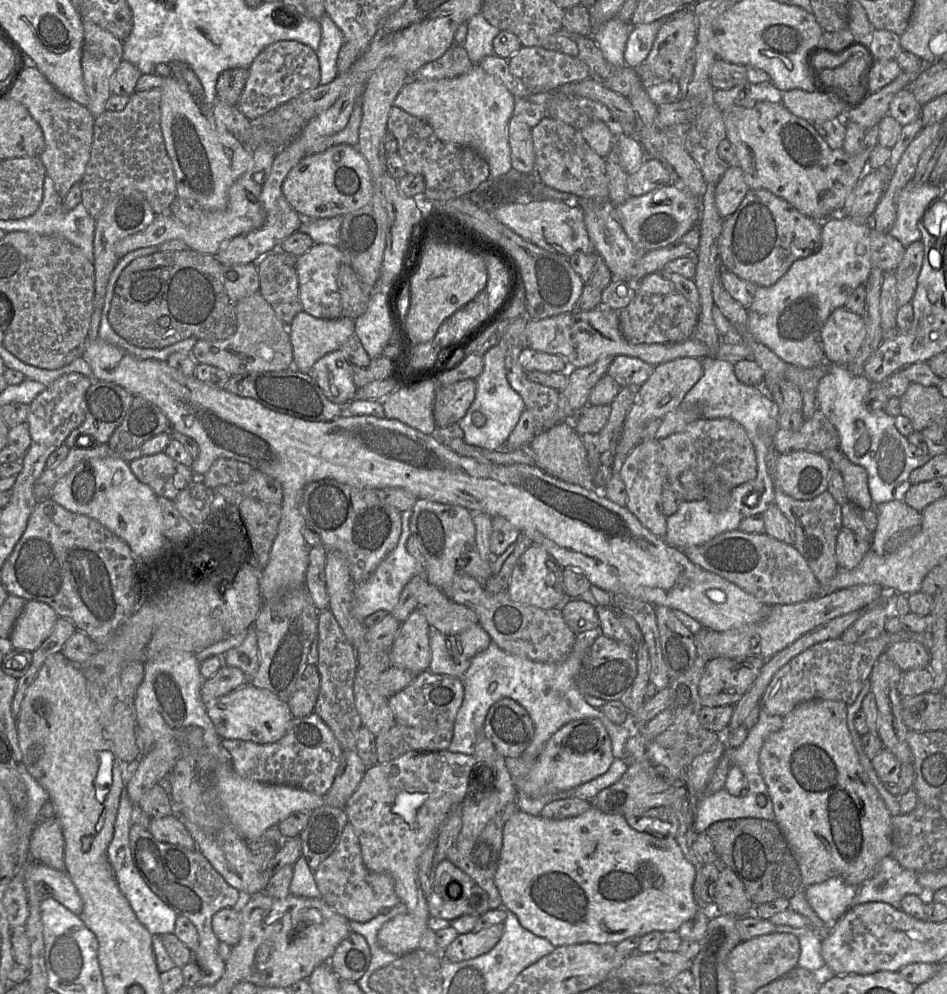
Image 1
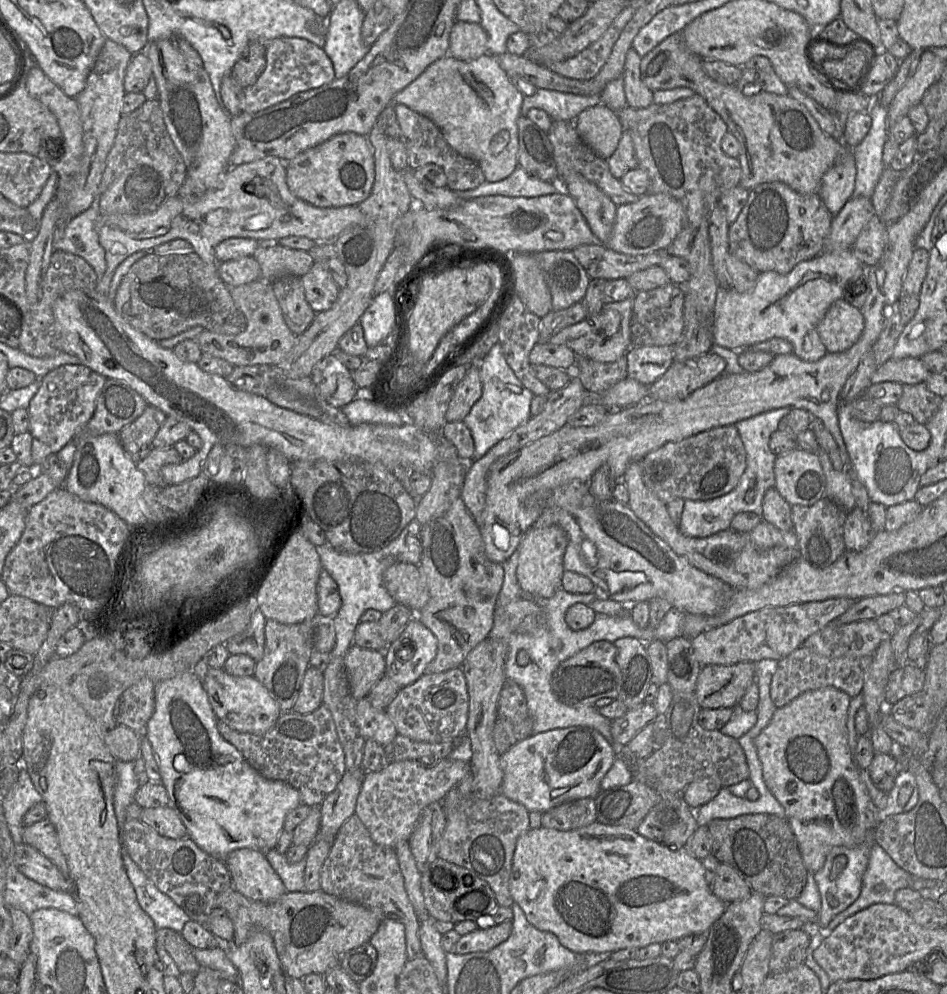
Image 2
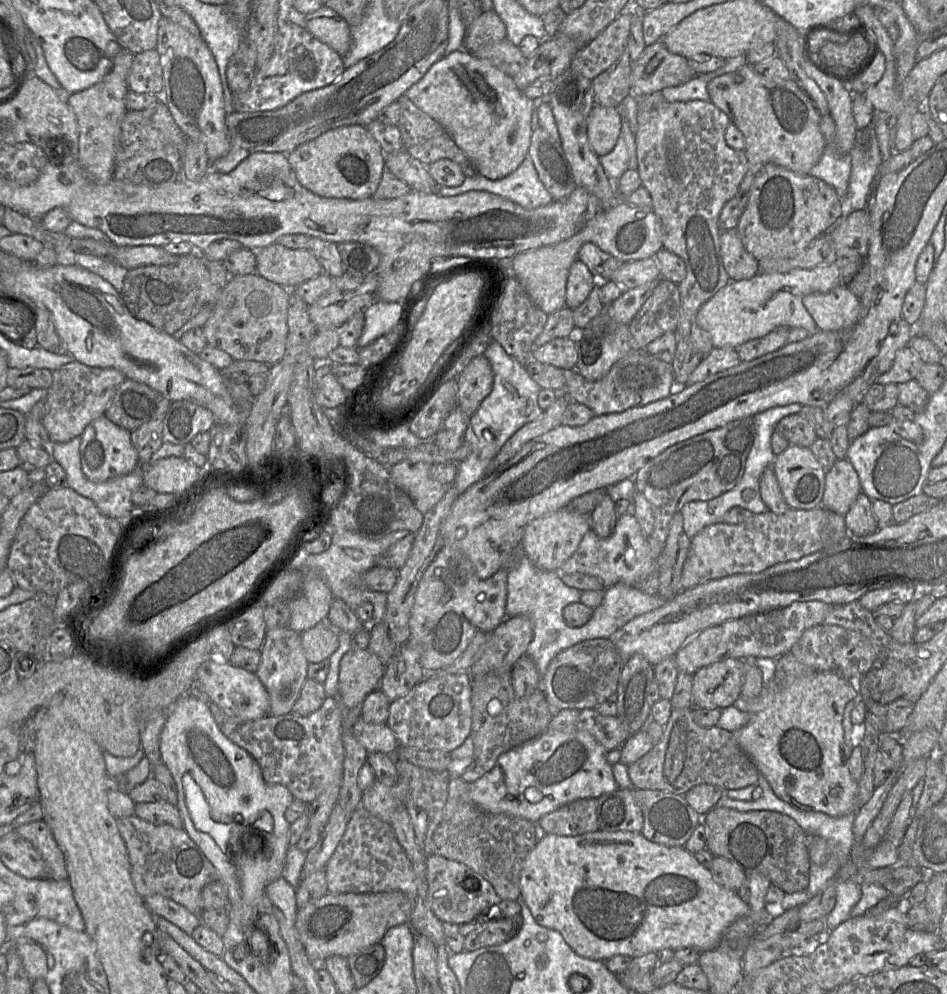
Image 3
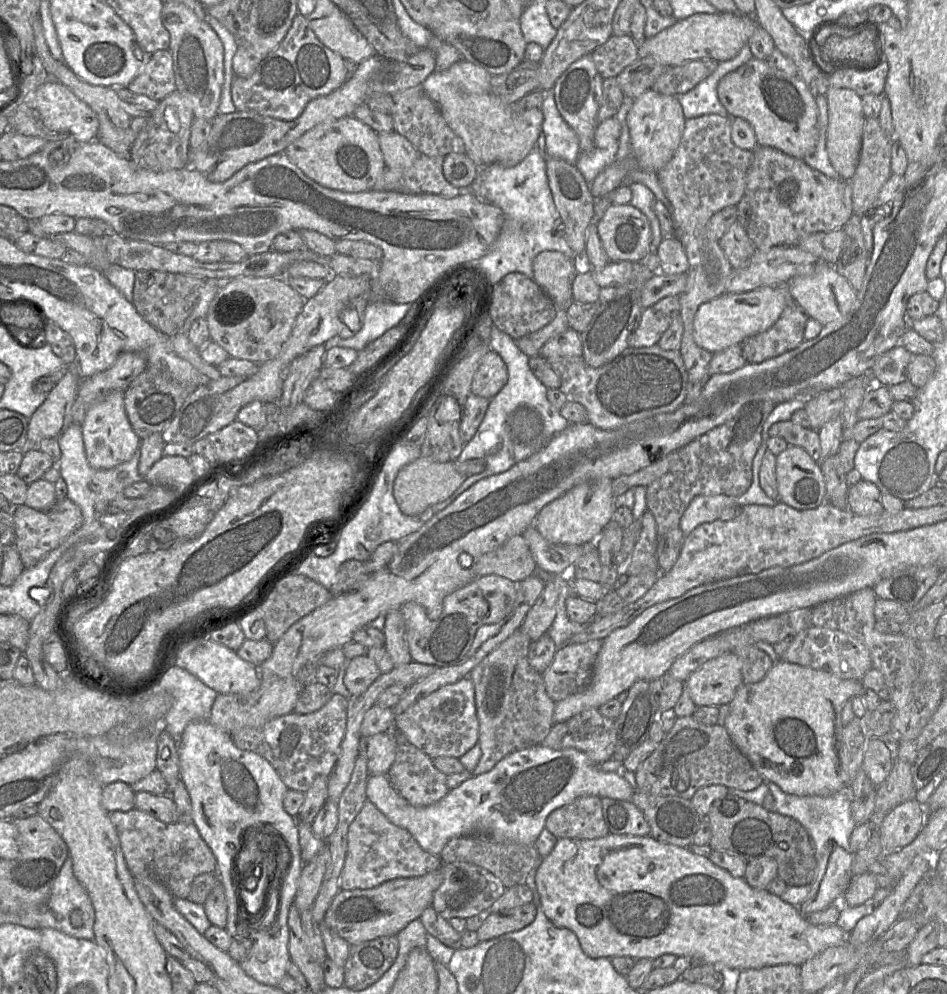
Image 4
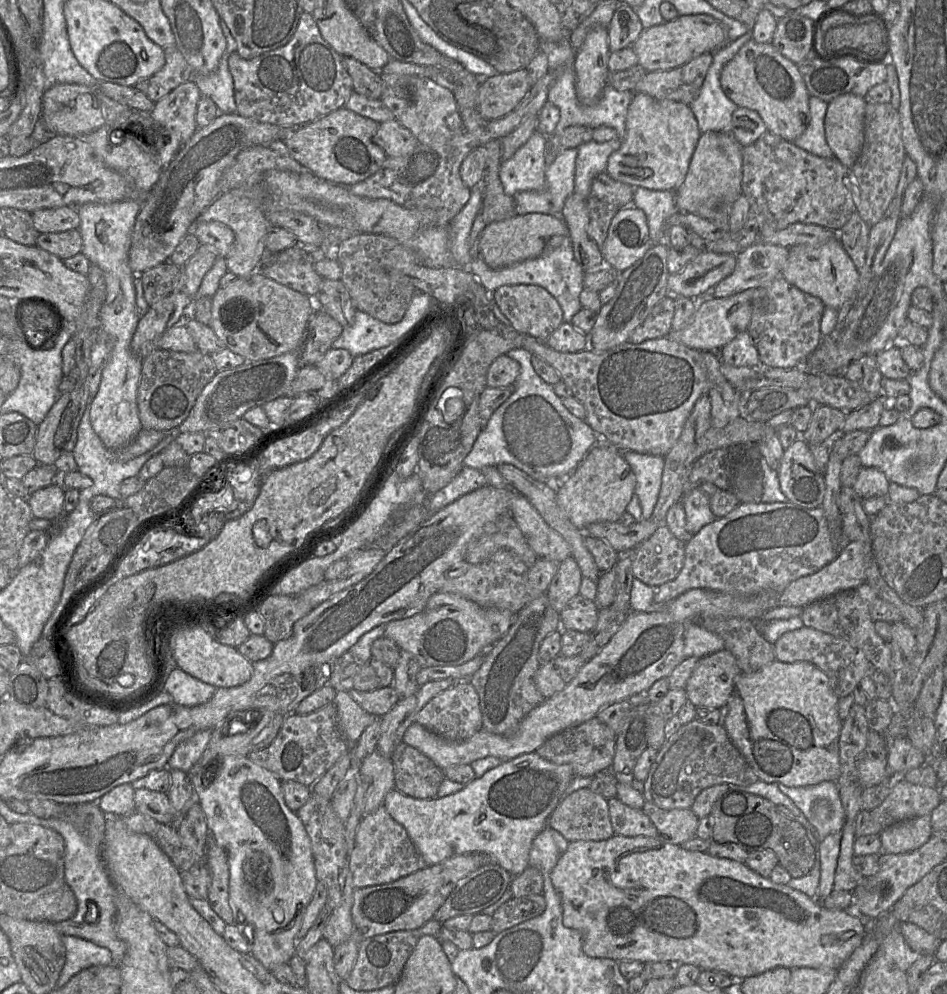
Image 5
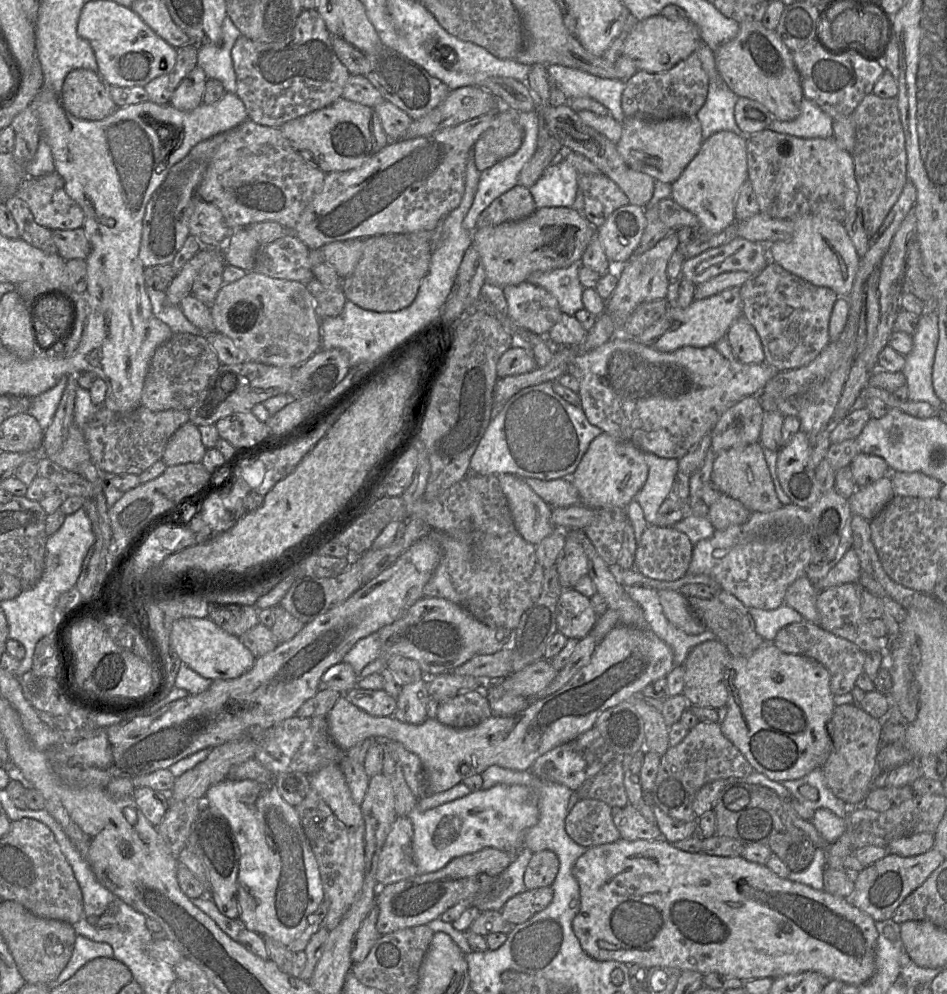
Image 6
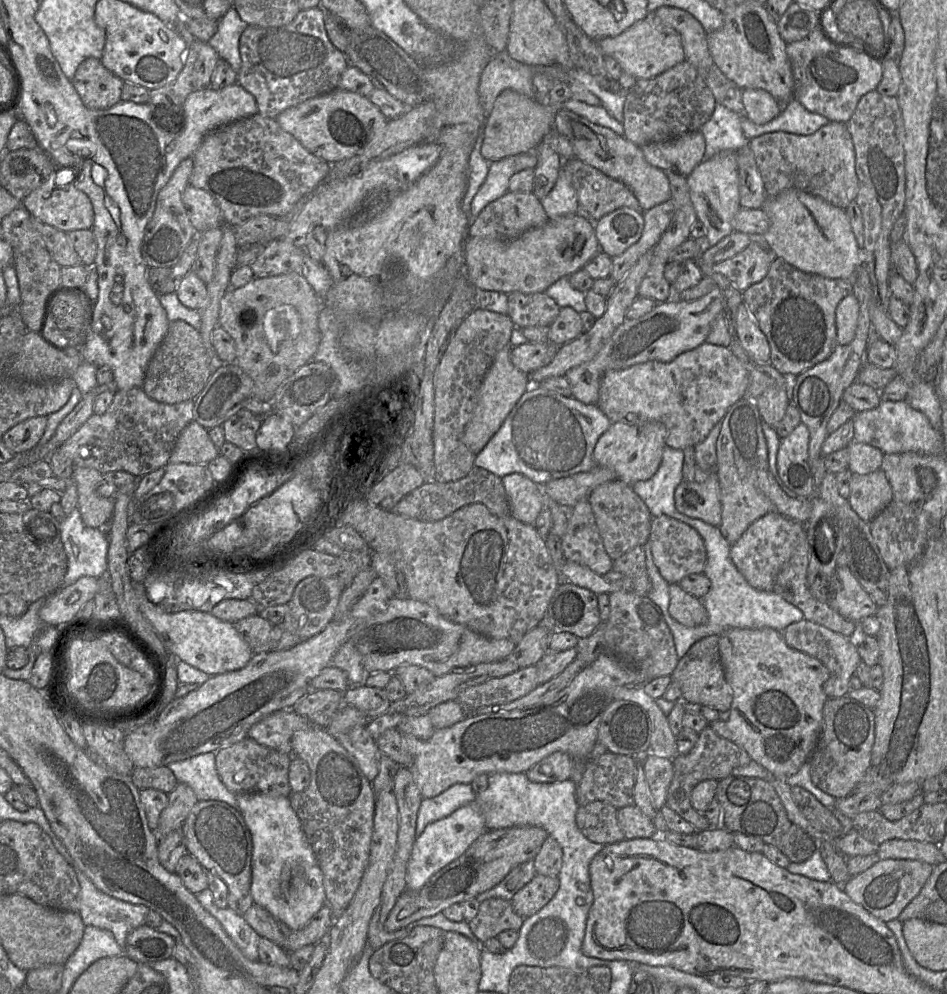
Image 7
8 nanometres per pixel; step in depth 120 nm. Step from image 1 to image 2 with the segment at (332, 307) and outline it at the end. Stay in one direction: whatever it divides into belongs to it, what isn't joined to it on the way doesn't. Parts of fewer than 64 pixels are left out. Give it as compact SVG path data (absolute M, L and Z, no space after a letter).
M314 262L300 280L306 300L316 313L330 309L338 299L340 288L321 263Z

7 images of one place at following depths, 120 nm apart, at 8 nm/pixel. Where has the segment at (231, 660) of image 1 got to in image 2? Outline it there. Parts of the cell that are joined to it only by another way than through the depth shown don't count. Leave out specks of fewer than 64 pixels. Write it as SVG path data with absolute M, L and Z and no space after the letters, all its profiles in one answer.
M255 608L245 631L225 643L229 653L247 654L257 662L261 660L264 653L266 621L264 614Z

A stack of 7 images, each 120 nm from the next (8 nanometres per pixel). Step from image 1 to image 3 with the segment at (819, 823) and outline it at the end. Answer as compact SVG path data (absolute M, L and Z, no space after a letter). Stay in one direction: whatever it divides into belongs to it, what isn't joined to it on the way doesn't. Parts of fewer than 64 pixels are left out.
M814 672L797 679L786 688L778 686L772 678L759 696L752 699L742 696L737 698L734 706L747 712L750 720L732 733L780 799L798 810L823 812L832 817L856 813L858 782L850 774L843 715L847 703L857 696L859 693L855 682L835 672Z

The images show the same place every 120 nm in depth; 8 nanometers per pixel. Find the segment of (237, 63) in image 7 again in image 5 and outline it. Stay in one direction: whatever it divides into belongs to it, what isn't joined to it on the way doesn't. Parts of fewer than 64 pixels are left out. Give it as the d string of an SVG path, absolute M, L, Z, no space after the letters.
M220 19L220 27L226 39L226 48L220 57L218 66L210 74L196 74L192 80L199 87L202 96L207 96L216 104L219 113L235 113L233 77L228 66L228 59L236 51L236 41L229 28Z

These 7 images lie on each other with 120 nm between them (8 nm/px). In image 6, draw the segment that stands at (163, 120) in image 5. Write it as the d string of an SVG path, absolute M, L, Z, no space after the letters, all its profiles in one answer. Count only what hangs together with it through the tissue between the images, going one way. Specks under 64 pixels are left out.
M195 68L181 81L169 104L181 111L191 111L202 103L207 76L202 68Z

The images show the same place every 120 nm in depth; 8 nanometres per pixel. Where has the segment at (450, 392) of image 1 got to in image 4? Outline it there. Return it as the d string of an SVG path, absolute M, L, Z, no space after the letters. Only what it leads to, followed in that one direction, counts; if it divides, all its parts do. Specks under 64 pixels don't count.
M495 351L487 352L479 362L471 384L471 394L492 399L508 381L507 365Z

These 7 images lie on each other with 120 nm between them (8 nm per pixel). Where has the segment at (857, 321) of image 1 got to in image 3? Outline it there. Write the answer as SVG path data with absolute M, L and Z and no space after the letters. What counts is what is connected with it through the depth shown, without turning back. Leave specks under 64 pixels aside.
M841 285L826 293L808 294L804 296L803 304L820 331L849 328L860 314L859 298Z

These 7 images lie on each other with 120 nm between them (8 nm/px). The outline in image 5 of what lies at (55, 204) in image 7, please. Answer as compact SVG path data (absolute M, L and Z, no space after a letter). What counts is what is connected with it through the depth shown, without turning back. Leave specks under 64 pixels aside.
M76 207L39 209L32 213L34 226L41 233L57 233L78 229L80 217Z

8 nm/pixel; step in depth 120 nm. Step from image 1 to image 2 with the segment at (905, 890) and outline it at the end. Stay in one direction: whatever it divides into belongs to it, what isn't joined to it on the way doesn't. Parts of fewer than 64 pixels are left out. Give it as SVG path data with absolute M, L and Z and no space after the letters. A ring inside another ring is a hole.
M874 843L870 848L859 897L848 908L836 915L827 927L820 927L820 931L824 937L827 937L848 917L873 904L894 904L896 891L912 888L913 880L914 877L911 874L898 866L879 844ZM879 883L886 886L884 893L875 892L874 887Z

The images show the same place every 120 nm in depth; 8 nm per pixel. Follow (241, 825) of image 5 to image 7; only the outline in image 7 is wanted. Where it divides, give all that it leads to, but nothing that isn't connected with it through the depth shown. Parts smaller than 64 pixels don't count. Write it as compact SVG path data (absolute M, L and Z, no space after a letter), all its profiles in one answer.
M263 793L236 794L236 806L242 814L252 836L251 895L257 904L284 922L291 931L305 926L326 904L323 875L312 847L302 829L301 822L291 806L289 797Z

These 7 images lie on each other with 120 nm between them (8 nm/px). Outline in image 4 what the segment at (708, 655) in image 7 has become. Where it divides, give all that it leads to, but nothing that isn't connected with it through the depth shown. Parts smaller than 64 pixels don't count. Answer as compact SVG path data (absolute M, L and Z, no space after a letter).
M727 652L699 667L684 682L696 706L729 704L743 683L742 660Z

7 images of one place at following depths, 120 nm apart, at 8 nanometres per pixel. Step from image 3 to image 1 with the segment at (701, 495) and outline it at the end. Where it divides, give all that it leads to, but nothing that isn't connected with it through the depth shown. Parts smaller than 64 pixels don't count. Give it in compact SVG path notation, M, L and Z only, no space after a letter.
M727 418L698 419L679 432L659 441L658 463L664 484L670 486L682 498L679 476L682 472L694 472L705 484L721 482L733 489L756 477L756 453L745 429Z

